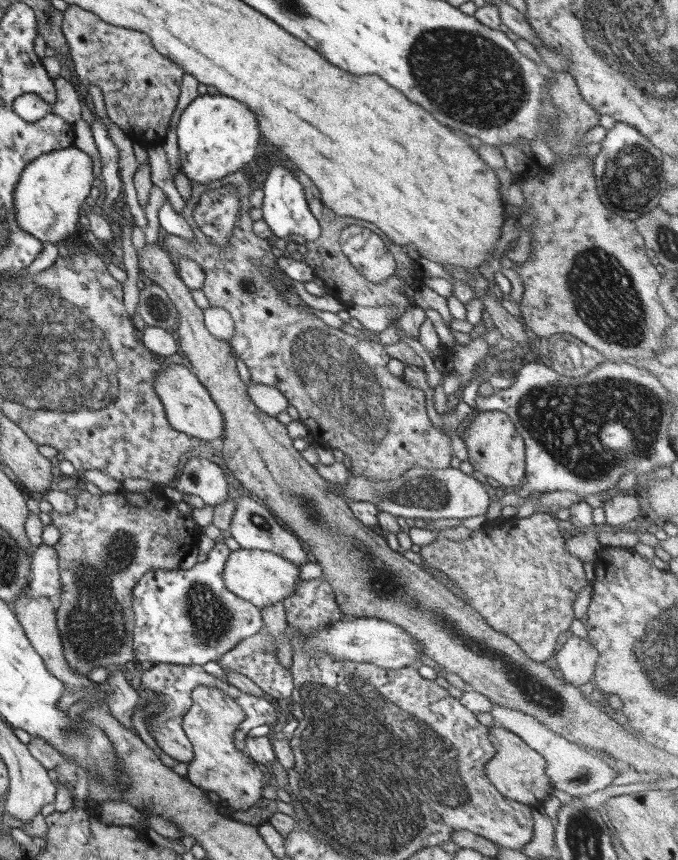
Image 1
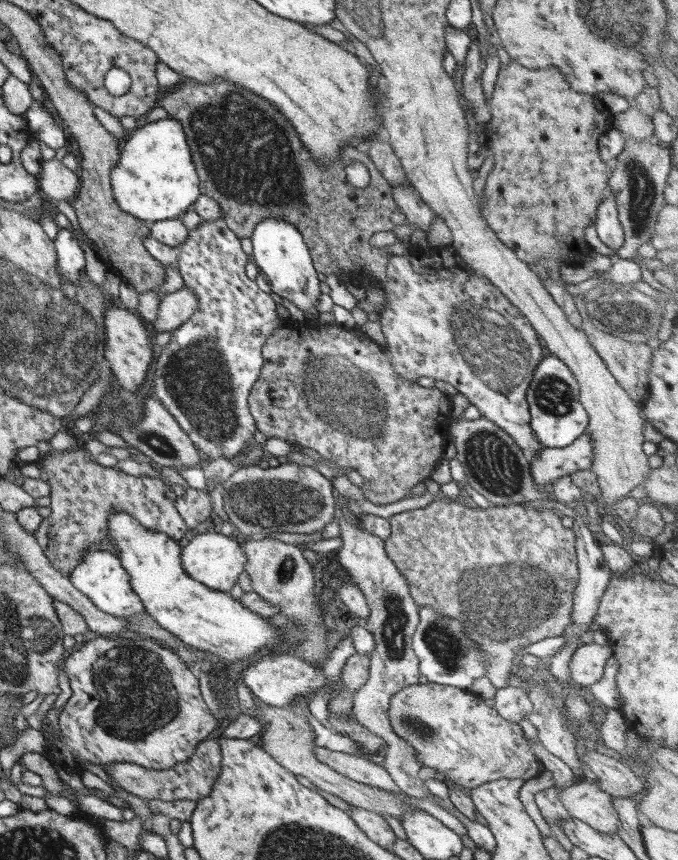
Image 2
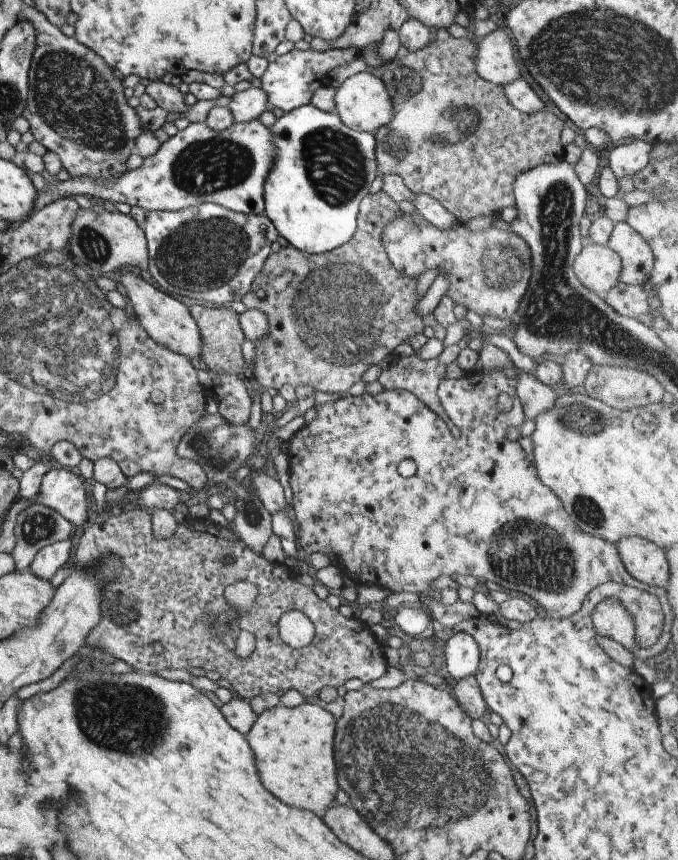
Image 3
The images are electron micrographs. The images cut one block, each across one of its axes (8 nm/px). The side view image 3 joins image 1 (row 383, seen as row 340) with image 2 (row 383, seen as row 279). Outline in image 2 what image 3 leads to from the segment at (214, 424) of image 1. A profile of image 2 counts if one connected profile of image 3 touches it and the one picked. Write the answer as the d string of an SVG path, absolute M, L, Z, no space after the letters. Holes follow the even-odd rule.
M110 302L102 313L102 324L105 328L105 351L103 354L105 360L109 362L108 370L121 388L133 393L143 383L145 372L153 358L151 343L142 320L130 310Z

